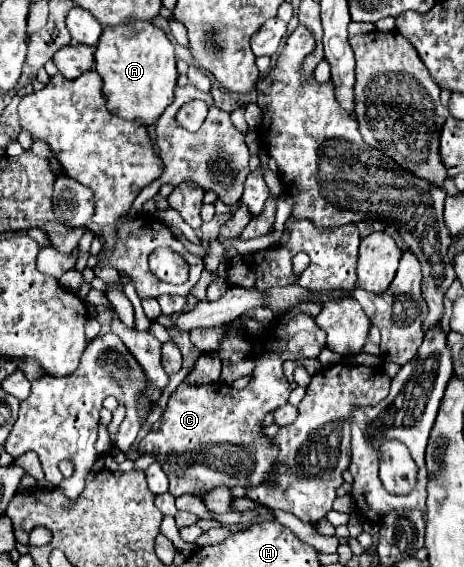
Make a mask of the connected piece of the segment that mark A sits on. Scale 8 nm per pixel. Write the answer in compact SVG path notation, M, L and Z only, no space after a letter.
M129 21L117 27L107 27L99 39L97 51L95 51L95 69L103 79L103 95L107 101L109 113L115 113L117 117L123 119L135 119L141 125L149 127L157 123L165 107L173 103L173 89L177 85L177 69L175 69L175 53L173 45L167 39L167 35L157 29L149 21Z

